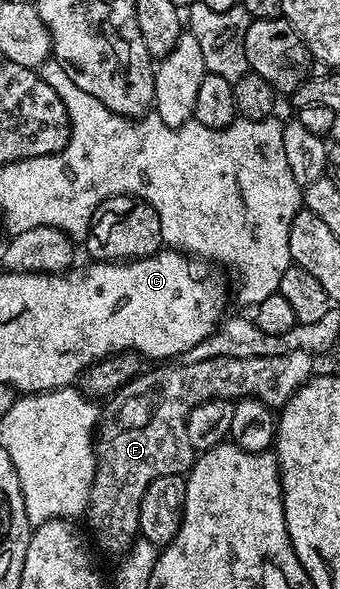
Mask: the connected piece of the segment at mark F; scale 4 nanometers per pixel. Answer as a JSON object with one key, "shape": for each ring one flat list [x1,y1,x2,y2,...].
{"shape":[[289,351,289,355,273,355,272,357,258,357,257,359,233,359,232,357,214,357,213,359,203,359,197,363,167,363,162,367,155,367,155,370,145,371,135,381,130,381,120,393,115,394,106,402,107,410,102,410,97,426,97,432,93,438,95,447,95,482,91,488,91,500,87,503,87,511,85,514,85,522,91,528,91,533,95,536,95,541,107,553,126,554,127,550,135,544,139,537,139,512,141,511,141,499,145,495,145,491,149,487,149,483,153,483,153,479,161,479,165,475,183,475,194,465,197,456,197,450,189,443,189,435,187,434,187,420,191,418,191,412,198,405,206,401,212,401,220,397,226,401,232,399,242,399,245,397,256,397,261,403,272,407,282,407,293,394,299,390,306,381,310,381,315,369,316,358,305,351]]}

